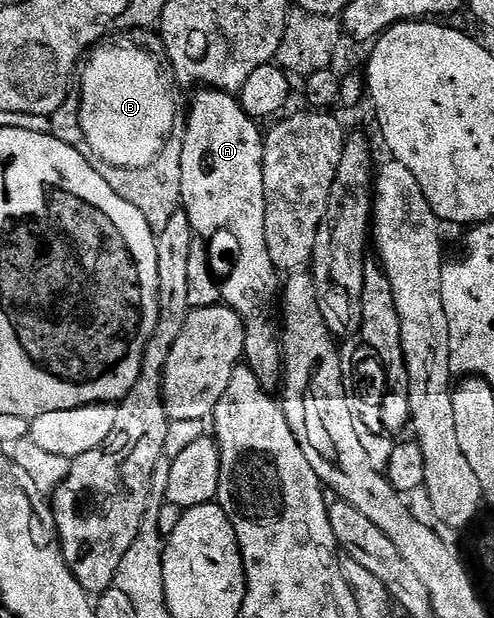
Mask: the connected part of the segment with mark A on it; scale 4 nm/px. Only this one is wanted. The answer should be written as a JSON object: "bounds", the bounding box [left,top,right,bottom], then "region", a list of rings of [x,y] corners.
{"bounds":[178,87,282,394],"region":[[[201,87],[200,92],[192,100],[192,109],[188,112],[188,125],[183,125],[182,139],[178,149],[178,165],[181,168],[181,196],[180,202],[182,210],[190,218],[190,226],[193,233],[197,237],[212,236],[215,232],[229,232],[230,235],[236,239],[236,265],[232,268],[232,273],[229,274],[225,280],[220,284],[220,295],[223,303],[229,308],[236,311],[242,326],[244,327],[244,355],[243,359],[248,365],[248,369],[255,374],[258,382],[264,387],[264,391],[272,394],[281,387],[282,384],[282,344],[278,339],[278,280],[276,284],[276,276],[278,277],[278,270],[274,266],[274,262],[270,258],[270,252],[266,250],[266,232],[264,230],[264,183],[262,182],[262,154],[264,153],[264,136],[262,135],[262,128],[255,119],[252,119],[244,112],[243,106],[235,95],[226,92],[217,92],[215,88]]]}

